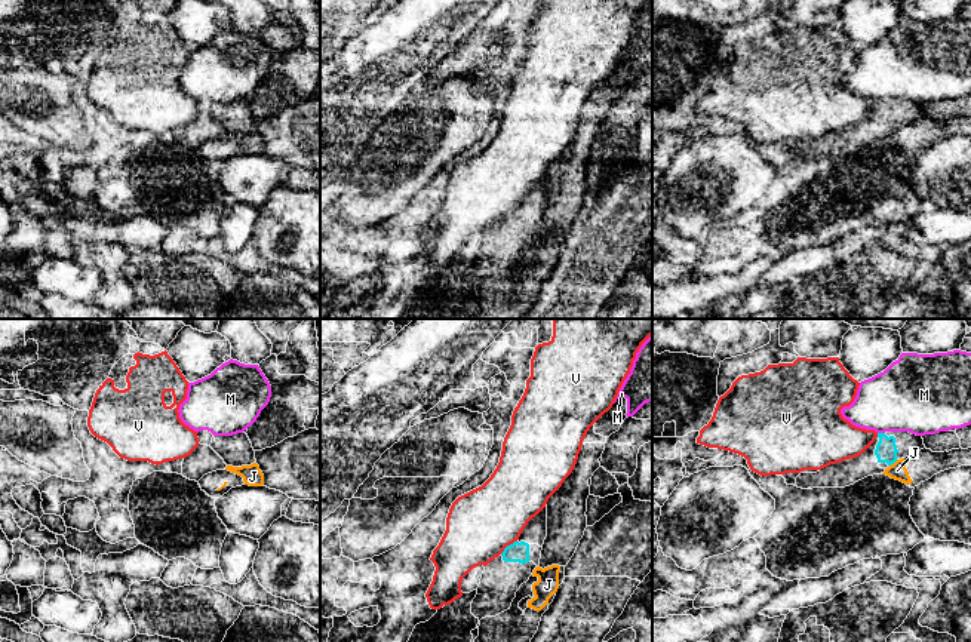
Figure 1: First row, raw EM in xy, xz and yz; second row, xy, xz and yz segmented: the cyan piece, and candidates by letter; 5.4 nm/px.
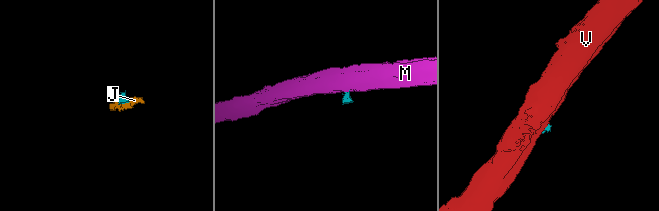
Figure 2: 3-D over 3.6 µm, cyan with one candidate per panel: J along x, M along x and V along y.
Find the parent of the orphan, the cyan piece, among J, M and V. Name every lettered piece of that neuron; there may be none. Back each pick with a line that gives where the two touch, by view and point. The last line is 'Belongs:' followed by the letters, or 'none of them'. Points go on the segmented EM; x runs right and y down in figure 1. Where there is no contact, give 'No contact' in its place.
Belongs: none of them

